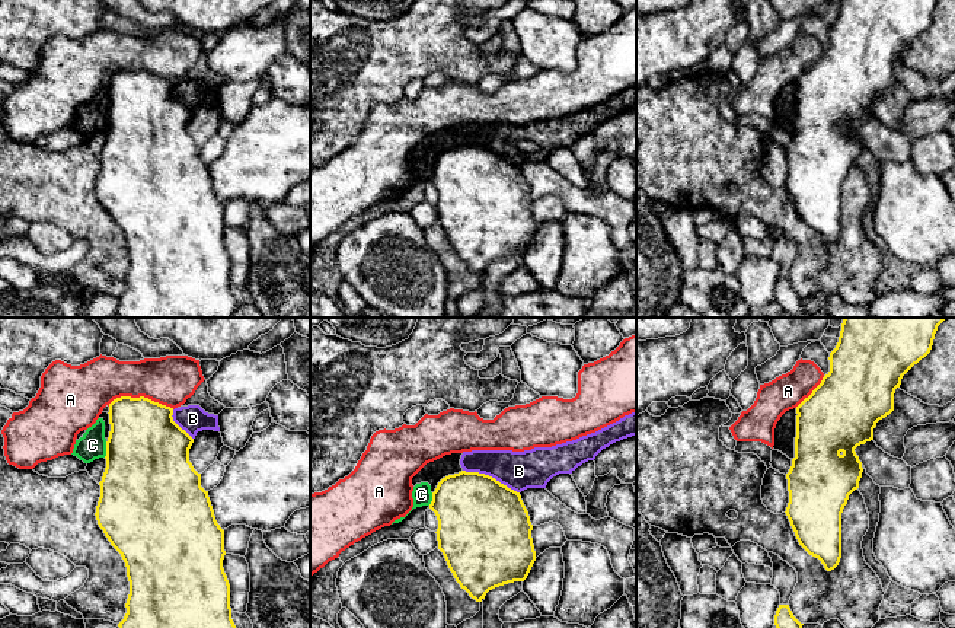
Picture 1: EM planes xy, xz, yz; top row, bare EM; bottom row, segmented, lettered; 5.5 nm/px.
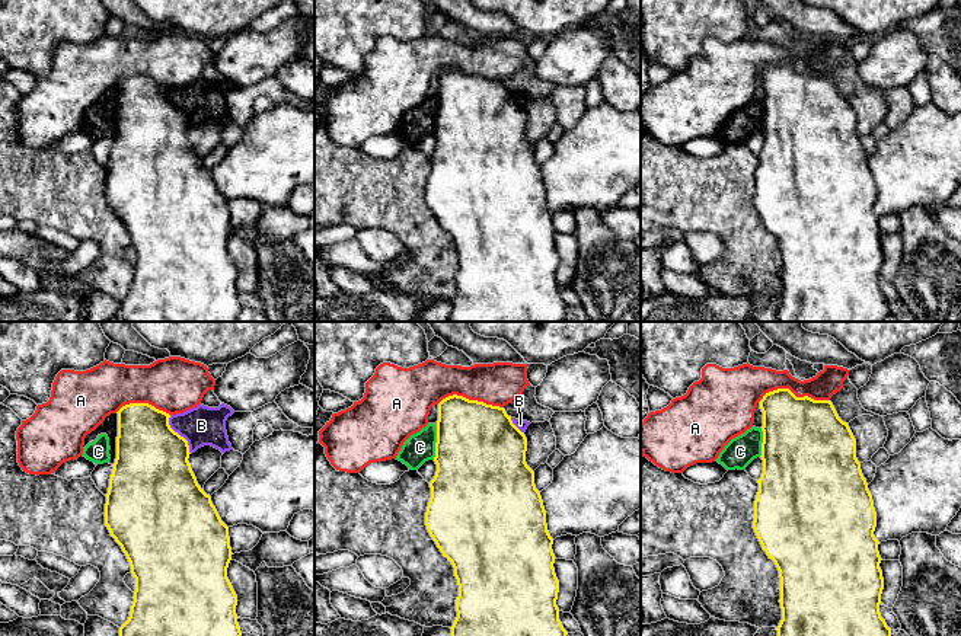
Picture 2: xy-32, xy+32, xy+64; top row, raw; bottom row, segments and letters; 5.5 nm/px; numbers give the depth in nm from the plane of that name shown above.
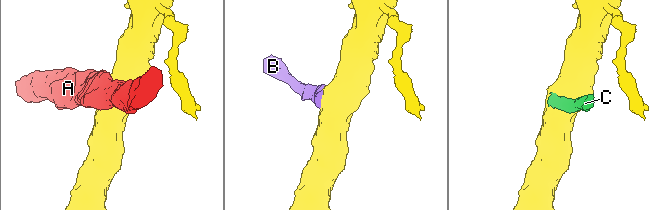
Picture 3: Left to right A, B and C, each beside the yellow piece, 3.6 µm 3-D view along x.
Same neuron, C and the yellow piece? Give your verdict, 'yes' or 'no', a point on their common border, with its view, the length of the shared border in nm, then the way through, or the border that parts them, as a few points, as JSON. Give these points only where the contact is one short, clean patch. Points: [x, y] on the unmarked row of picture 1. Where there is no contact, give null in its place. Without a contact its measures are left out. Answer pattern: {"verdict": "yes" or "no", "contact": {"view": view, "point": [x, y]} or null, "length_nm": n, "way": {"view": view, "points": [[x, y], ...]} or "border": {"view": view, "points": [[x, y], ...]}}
{"verdict": "no", "contact": {"view": "xy", "point": [107, 123]}, "length_nm": 90}

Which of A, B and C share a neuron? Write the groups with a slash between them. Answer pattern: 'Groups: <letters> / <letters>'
Groups: A B C

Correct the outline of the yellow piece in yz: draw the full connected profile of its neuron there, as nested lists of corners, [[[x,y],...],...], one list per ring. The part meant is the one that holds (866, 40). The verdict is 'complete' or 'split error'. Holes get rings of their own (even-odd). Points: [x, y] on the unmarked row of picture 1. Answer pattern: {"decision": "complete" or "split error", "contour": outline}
{"decision": "complete", "contour": [[[841,0],[839,16],[830,26],[830,45],[821,57],[796,80],[795,131],[786,147],[789,176],[786,189],[799,219],[818,232],[827,245],[834,243],[841,232],[841,187],[849,169],[859,162],[862,136],[855,122],[873,114],[876,96],[894,85],[894,67],[903,50],[933,19],[938,0]]]}

